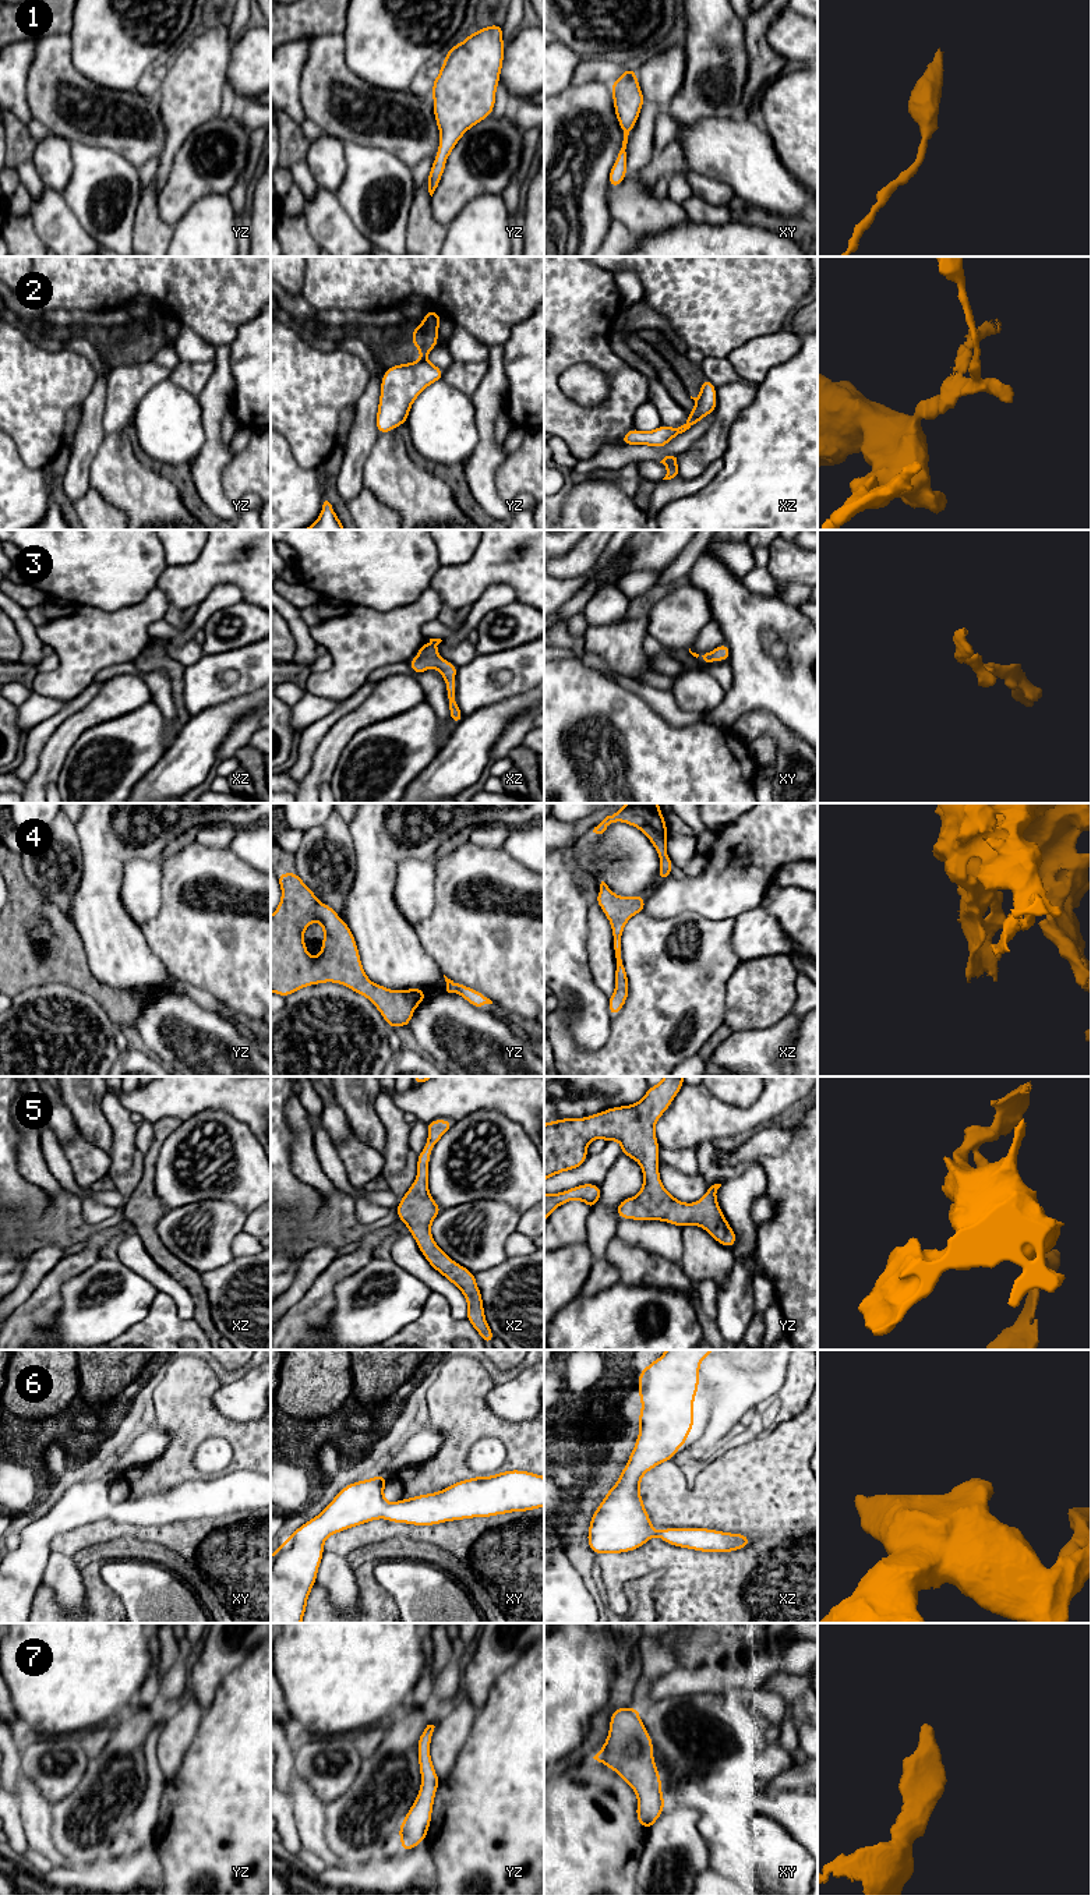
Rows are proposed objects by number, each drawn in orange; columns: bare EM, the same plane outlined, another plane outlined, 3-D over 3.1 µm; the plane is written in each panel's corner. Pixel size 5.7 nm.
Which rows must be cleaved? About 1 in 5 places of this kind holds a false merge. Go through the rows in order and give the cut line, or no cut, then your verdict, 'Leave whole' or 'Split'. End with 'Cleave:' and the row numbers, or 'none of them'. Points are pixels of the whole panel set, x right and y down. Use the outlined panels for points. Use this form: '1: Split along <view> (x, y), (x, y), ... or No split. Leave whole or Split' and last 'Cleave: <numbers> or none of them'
1: No split. Leave whole
2: Split along yz (420, 359), (424, 360). Split
3: No split. Leave whole
4: No split. Leave whole
5: No split. Leave whole
6: No split. Leave whole
7: No split. Leave whole
Cleave: 2

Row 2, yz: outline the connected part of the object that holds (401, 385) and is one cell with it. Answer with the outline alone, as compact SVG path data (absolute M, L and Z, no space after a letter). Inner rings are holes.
M419 360L386 368L381 382L378 413L375 416L378 434L386 434L406 424L416 397L431 383L444 378L444 371Z

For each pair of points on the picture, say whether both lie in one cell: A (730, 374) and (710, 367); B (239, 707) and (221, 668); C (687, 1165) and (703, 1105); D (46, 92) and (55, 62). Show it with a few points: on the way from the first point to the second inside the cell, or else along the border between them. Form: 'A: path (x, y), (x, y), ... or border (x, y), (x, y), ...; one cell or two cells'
A: path (726, 373), (715, 370); one cell
B: border (256, 689), (204, 710); two cells
C: border (660, 1146), (692, 1148), (695, 1151); two cells
D: path (52, 85), (52, 69); one cell

